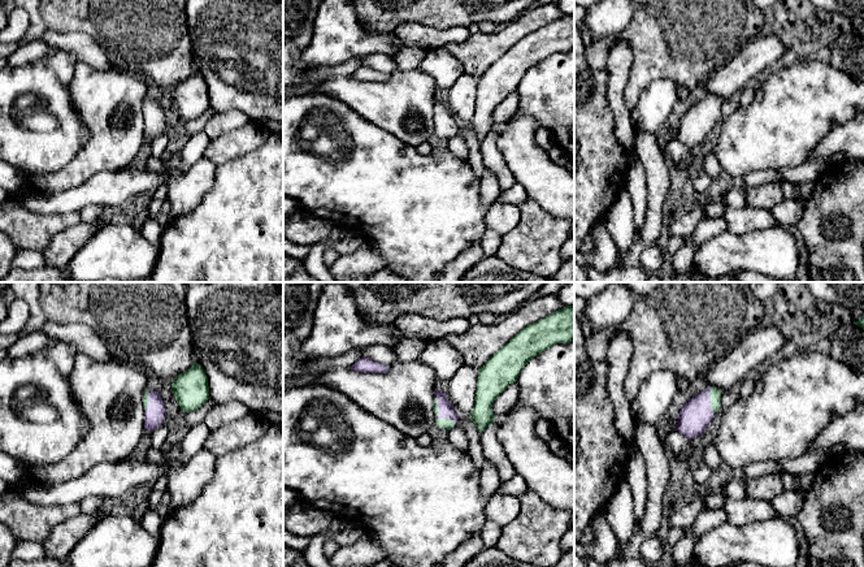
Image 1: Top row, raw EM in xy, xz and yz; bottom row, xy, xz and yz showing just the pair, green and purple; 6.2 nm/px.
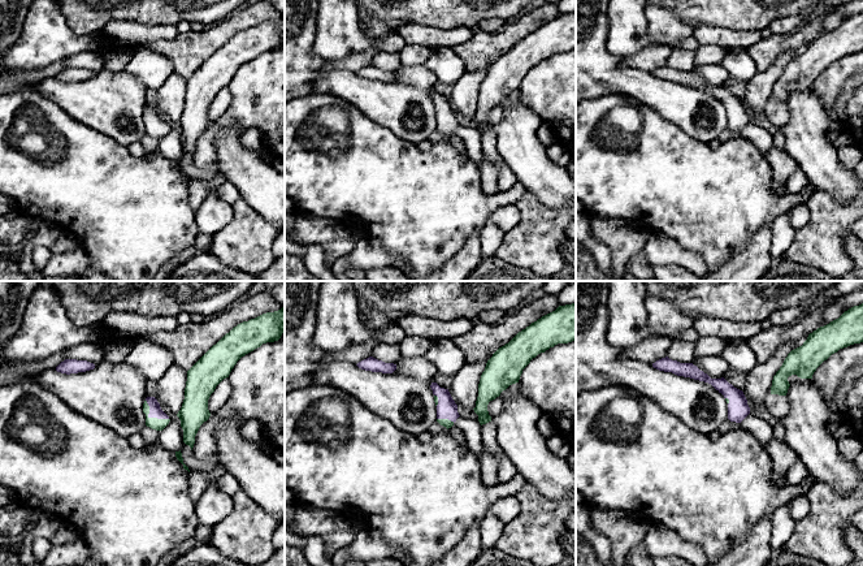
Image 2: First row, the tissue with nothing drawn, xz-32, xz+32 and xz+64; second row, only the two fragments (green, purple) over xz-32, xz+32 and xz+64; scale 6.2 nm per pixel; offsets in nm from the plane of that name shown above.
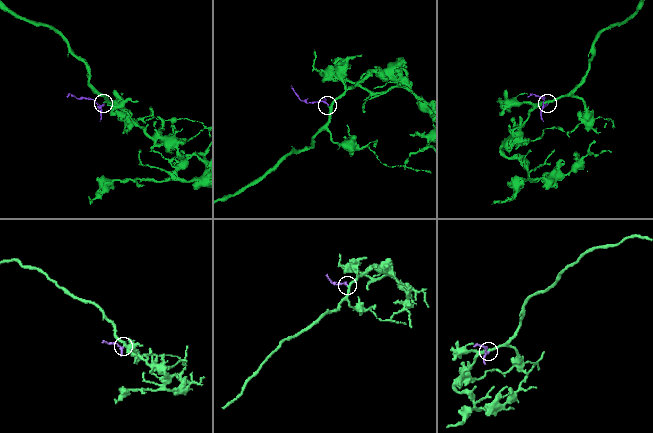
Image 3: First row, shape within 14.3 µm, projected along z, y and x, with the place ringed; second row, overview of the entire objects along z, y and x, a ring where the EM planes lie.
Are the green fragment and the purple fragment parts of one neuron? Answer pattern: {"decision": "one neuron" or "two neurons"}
{"decision": "one neuron"}

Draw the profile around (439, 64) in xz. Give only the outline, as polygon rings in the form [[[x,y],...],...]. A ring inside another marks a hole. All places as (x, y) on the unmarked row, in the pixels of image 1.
[[[444,48],[427,51],[418,69],[429,74],[437,87],[450,90],[464,74],[464,65]]]

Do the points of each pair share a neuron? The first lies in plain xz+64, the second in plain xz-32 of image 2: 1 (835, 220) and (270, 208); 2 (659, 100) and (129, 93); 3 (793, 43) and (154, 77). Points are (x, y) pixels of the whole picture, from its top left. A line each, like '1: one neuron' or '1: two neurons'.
1: two neurons
2: one neuron
3: two neurons

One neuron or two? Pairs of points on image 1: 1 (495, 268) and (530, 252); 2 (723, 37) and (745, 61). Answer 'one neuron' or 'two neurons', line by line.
1: two neurons
2: two neurons

